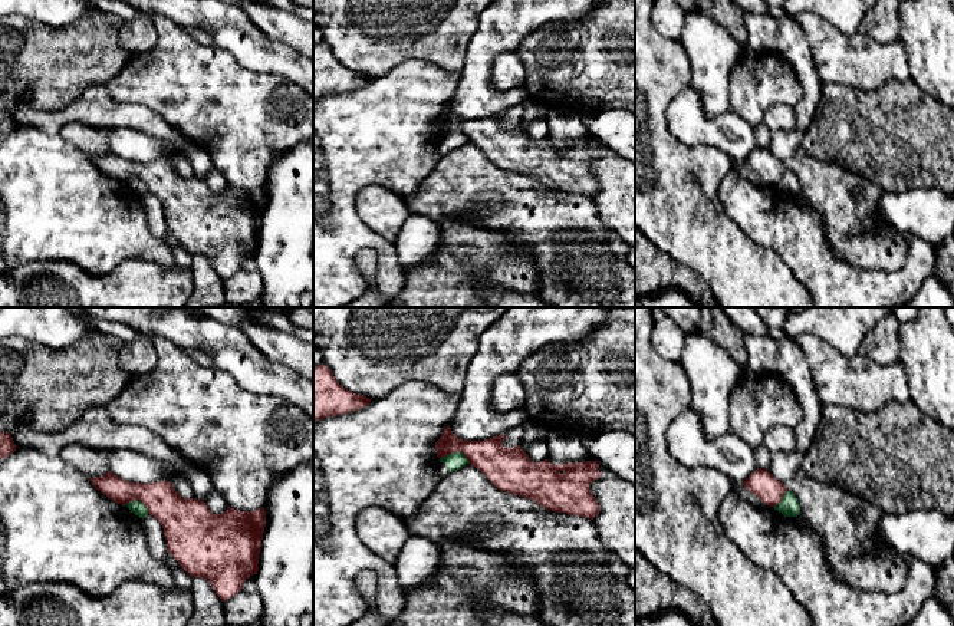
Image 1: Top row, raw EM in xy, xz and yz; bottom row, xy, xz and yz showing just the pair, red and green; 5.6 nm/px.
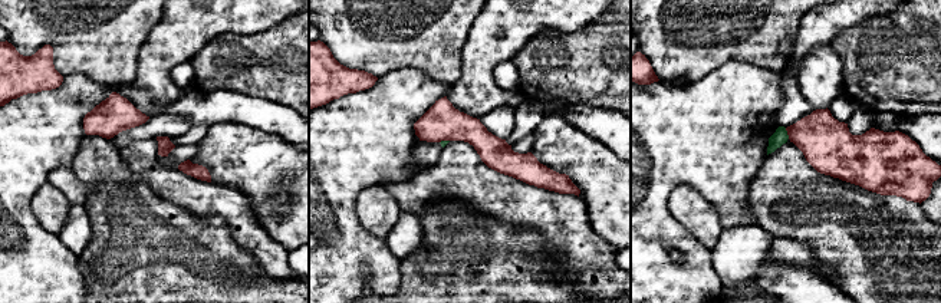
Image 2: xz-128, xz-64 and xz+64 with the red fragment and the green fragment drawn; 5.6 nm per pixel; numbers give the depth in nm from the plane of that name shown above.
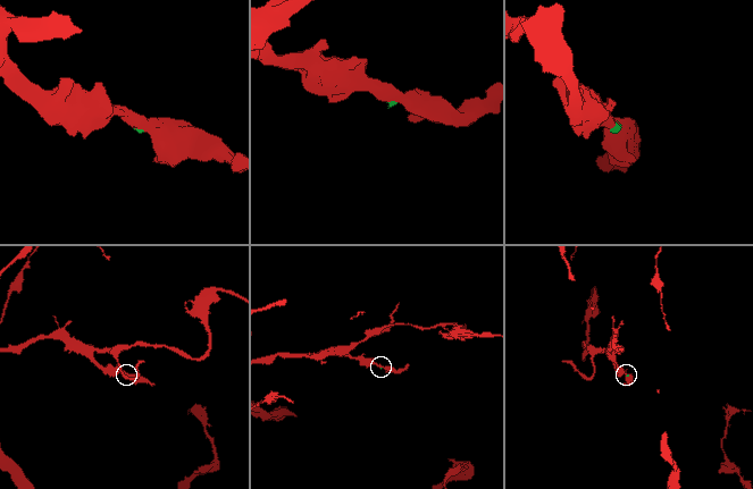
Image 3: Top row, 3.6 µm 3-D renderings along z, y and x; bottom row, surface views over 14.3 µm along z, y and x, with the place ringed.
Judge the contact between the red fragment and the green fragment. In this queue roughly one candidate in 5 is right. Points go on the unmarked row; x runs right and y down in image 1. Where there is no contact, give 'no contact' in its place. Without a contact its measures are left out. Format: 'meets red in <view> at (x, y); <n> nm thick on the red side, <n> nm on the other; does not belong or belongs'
meets red in xz at (456, 129); 200 nm thick on the red side, 100 nm on the other; does not belong

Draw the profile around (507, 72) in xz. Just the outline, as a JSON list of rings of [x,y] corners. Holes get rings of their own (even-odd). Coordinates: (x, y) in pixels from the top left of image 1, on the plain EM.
[[[517,53],[499,55],[491,66],[491,85],[507,92],[524,86],[526,70]]]

